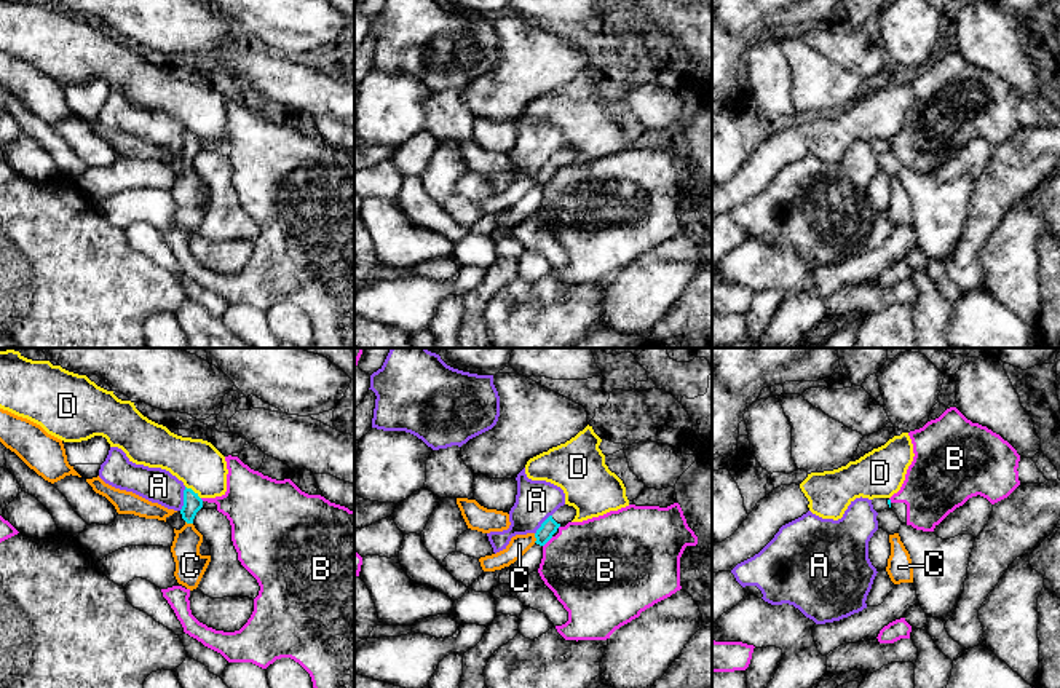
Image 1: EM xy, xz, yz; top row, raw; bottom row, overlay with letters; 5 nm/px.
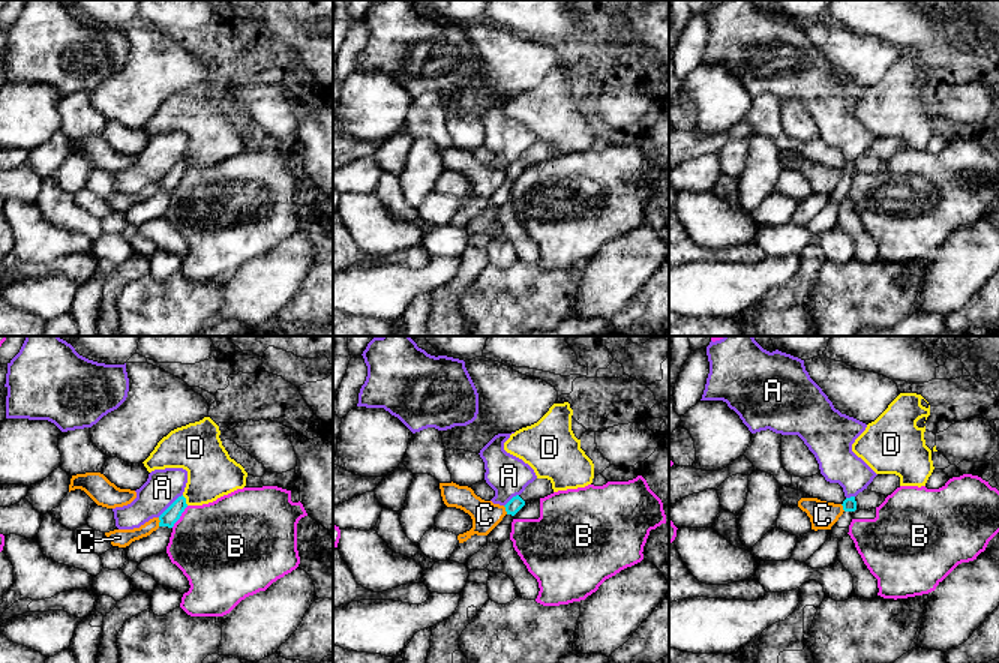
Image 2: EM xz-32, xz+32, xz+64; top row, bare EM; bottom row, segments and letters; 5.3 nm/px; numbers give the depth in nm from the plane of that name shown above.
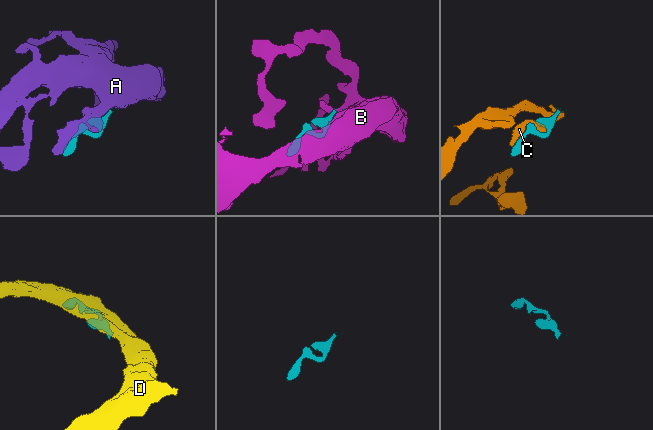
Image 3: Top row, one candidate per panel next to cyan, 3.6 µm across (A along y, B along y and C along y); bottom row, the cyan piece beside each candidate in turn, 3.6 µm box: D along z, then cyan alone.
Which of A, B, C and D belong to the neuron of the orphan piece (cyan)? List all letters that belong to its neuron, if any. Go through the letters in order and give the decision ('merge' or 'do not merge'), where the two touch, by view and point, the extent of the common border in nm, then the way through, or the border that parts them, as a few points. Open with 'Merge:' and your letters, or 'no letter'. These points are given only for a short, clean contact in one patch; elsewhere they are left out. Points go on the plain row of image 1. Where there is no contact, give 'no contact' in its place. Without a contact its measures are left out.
Merge: no letter
A: do not merge | xy (184, 141) | 120 nm
B: do not merge | xz (548, 182) | 80 nm
C: do not merge | xz (535, 179) | 50 nm
D: do not merge | xy (193, 134) | 100 nm | along xy (185, 128), (200, 141)

